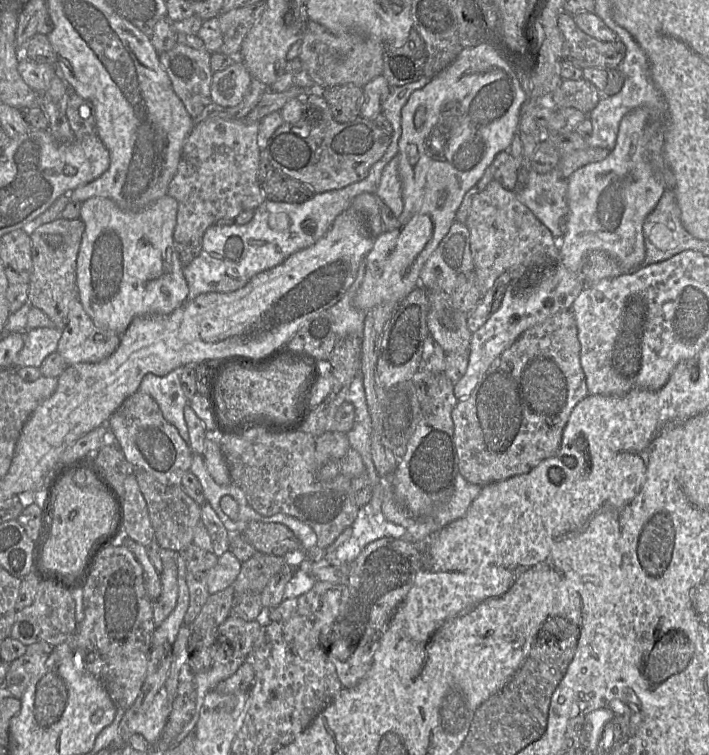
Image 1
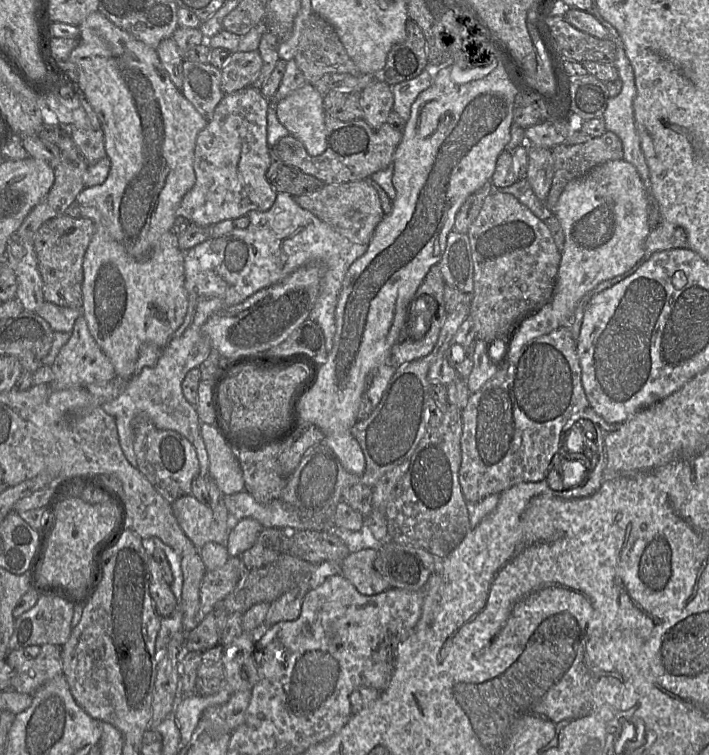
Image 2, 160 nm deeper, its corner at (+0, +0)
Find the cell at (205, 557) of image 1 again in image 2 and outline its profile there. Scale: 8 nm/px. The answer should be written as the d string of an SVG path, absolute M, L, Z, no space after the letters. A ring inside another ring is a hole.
M230 557L222 567L206 571L199 590L199 609L194 617L196 623L200 623L215 604L222 601L235 588L244 571L245 566L240 557Z

